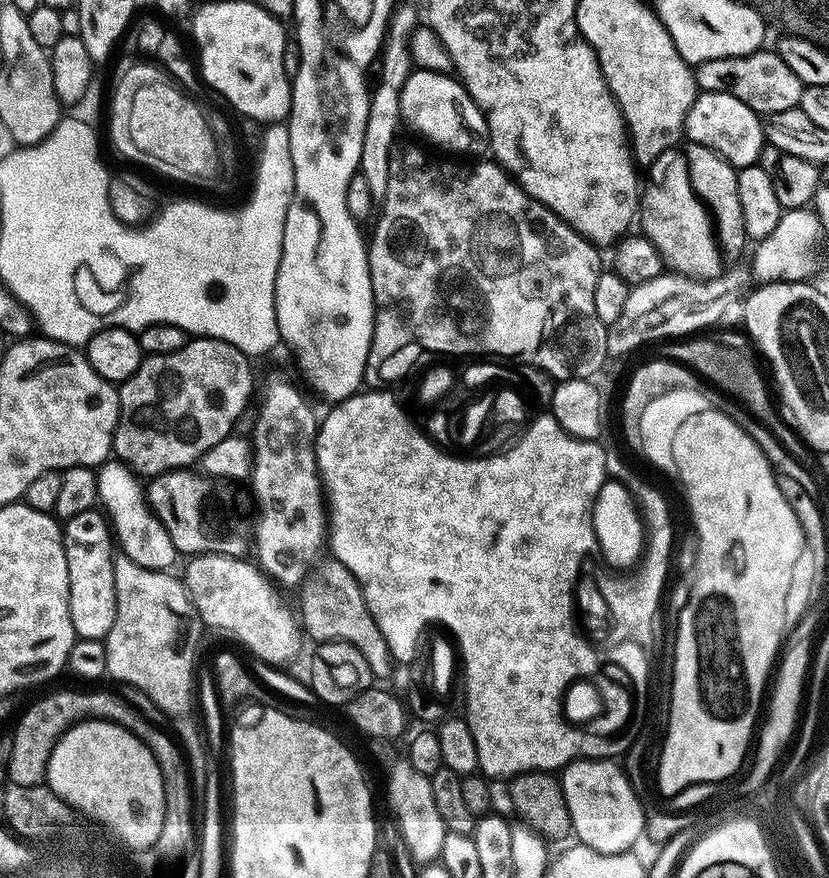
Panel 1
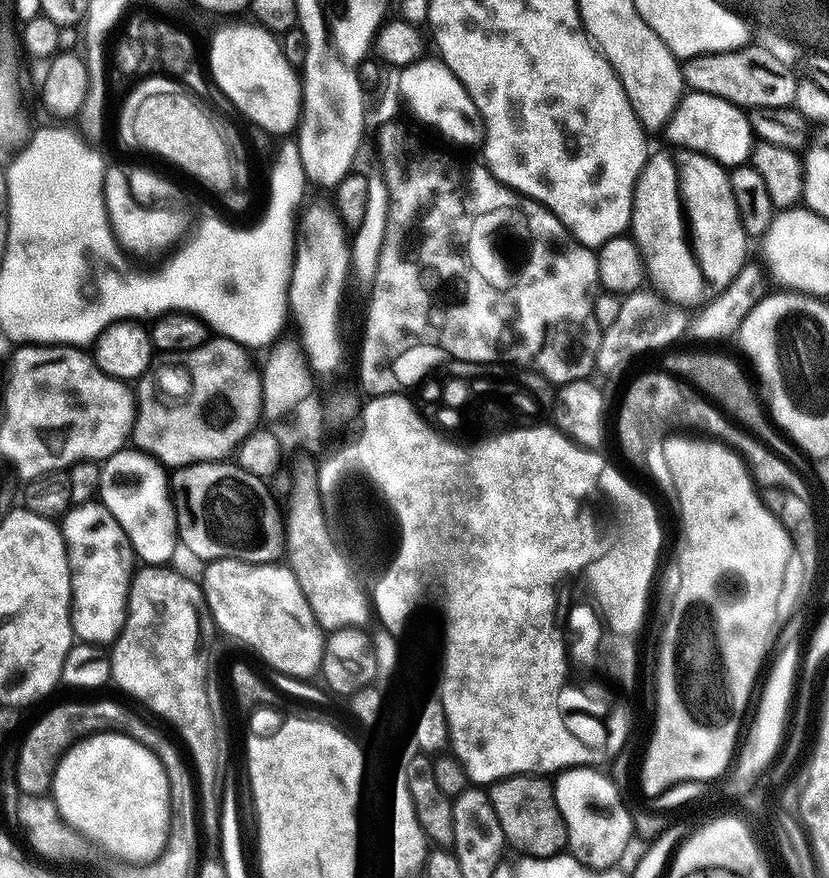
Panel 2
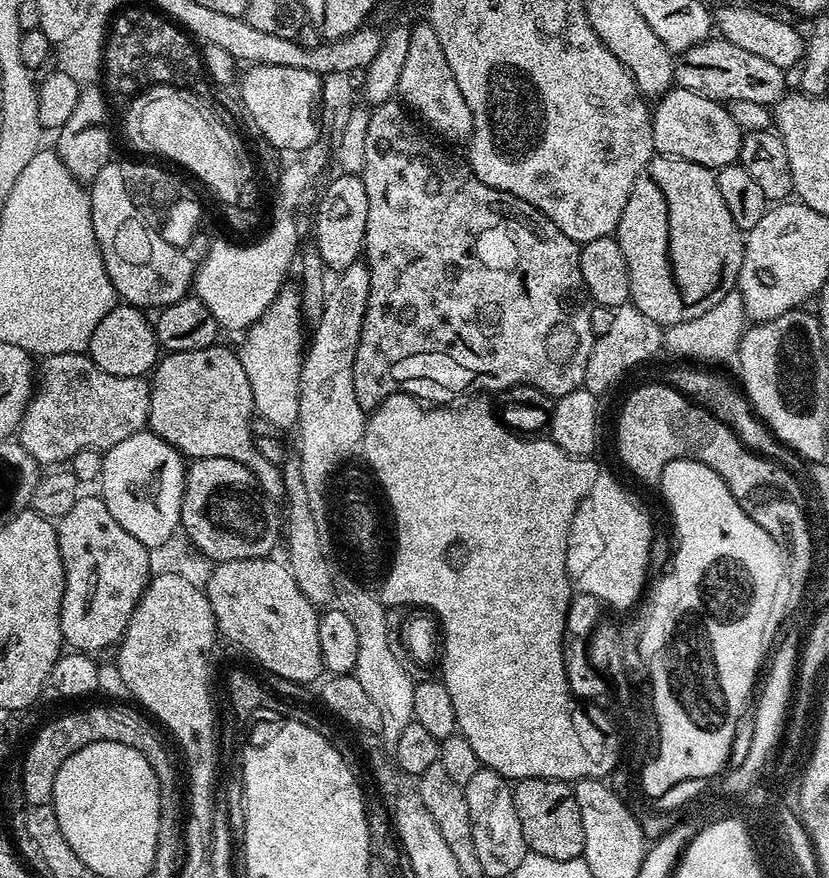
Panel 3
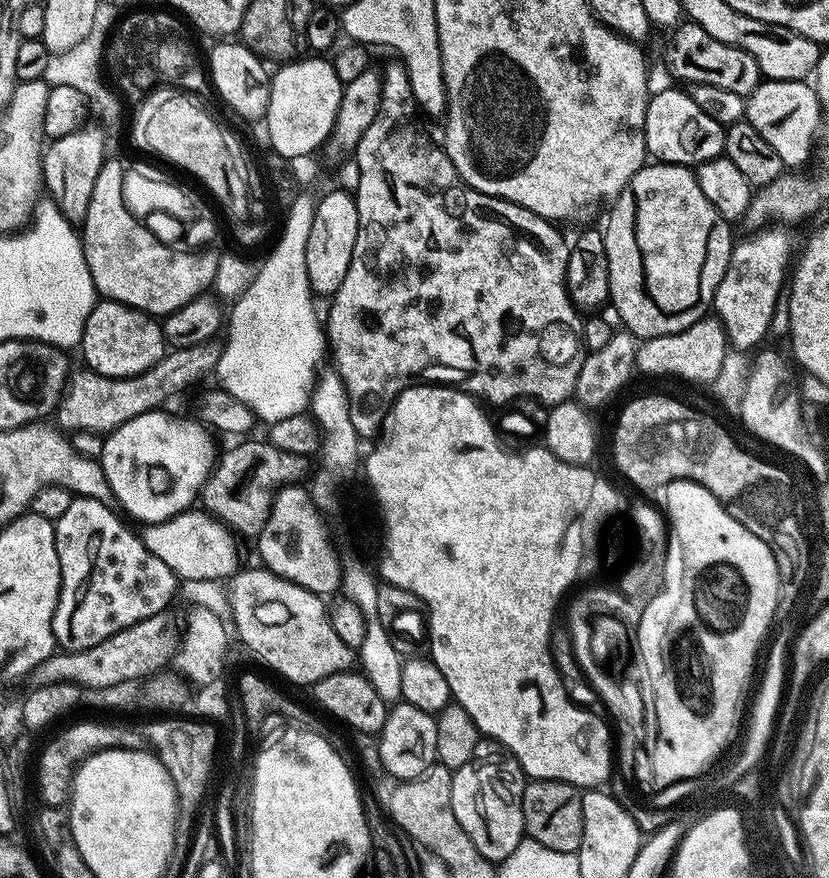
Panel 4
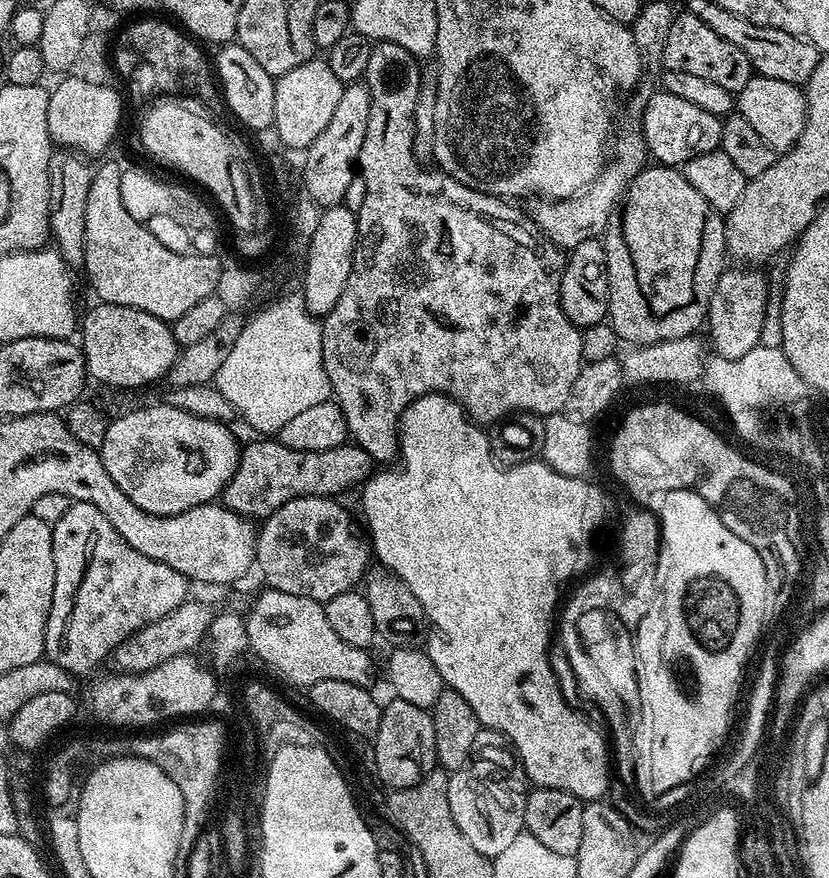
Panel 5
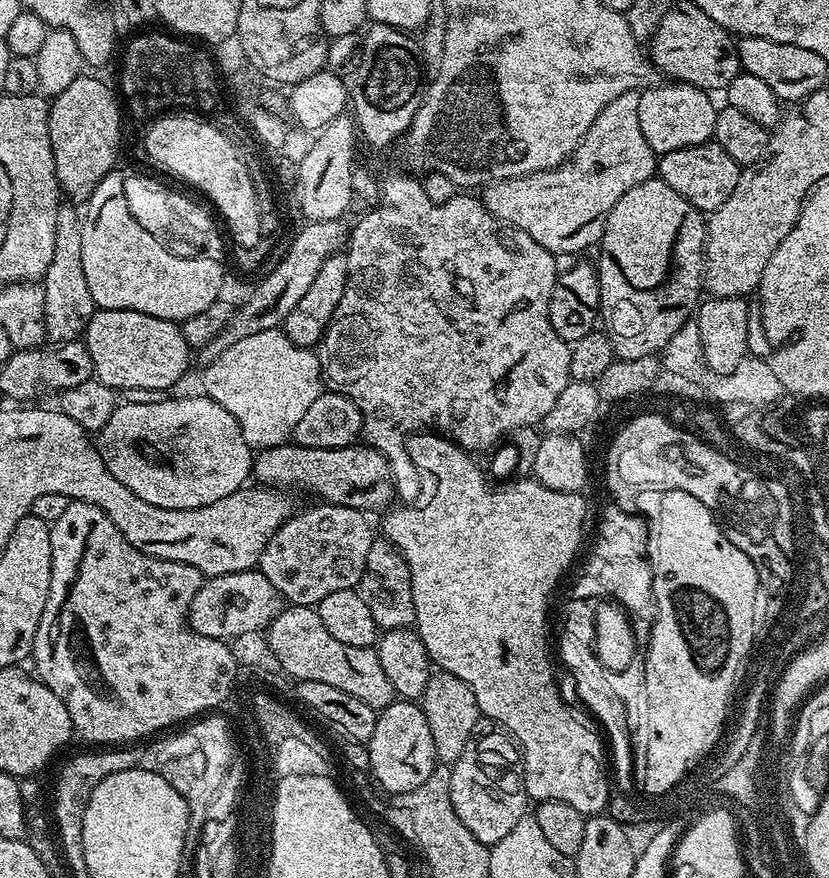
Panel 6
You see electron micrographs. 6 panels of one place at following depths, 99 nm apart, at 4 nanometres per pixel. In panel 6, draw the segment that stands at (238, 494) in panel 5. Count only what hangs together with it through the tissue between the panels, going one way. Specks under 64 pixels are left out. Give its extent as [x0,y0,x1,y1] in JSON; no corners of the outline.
[252,442,396,514]

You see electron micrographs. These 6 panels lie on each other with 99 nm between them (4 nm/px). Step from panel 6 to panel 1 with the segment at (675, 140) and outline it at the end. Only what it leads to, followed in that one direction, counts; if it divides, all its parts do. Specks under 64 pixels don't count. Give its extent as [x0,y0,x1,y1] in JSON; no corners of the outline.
[683,92,765,170]

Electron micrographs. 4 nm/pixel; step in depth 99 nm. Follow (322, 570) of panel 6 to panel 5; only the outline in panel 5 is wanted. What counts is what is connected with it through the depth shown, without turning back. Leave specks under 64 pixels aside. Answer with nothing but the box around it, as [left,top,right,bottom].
[254,496,370,602]

